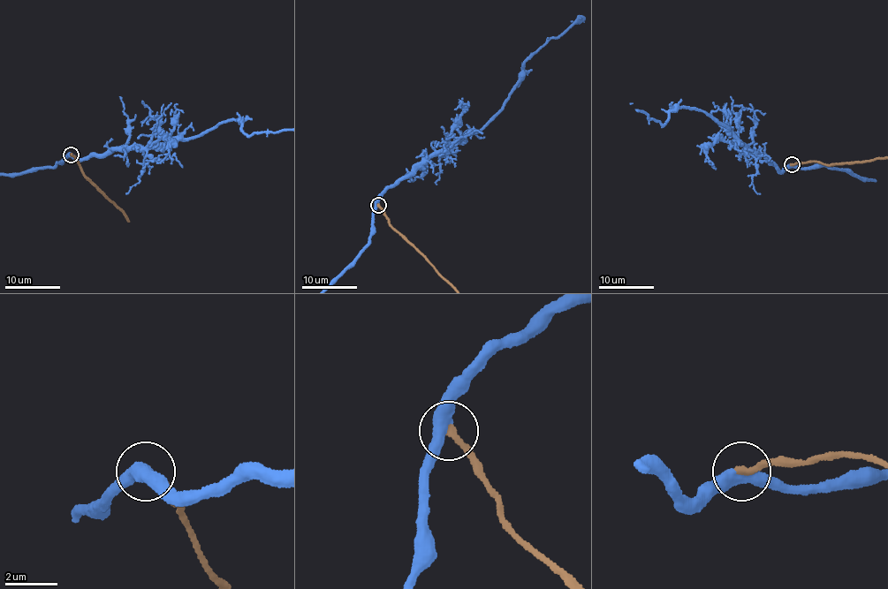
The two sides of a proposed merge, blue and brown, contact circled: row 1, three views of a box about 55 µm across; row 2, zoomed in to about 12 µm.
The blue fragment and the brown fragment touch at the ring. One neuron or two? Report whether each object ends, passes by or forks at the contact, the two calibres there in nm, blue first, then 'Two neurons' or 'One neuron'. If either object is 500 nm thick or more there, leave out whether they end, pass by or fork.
At the ring blue passes by. At the ring brown ends. Thickness 460 nm (blue) against 280 nm. One neuron

